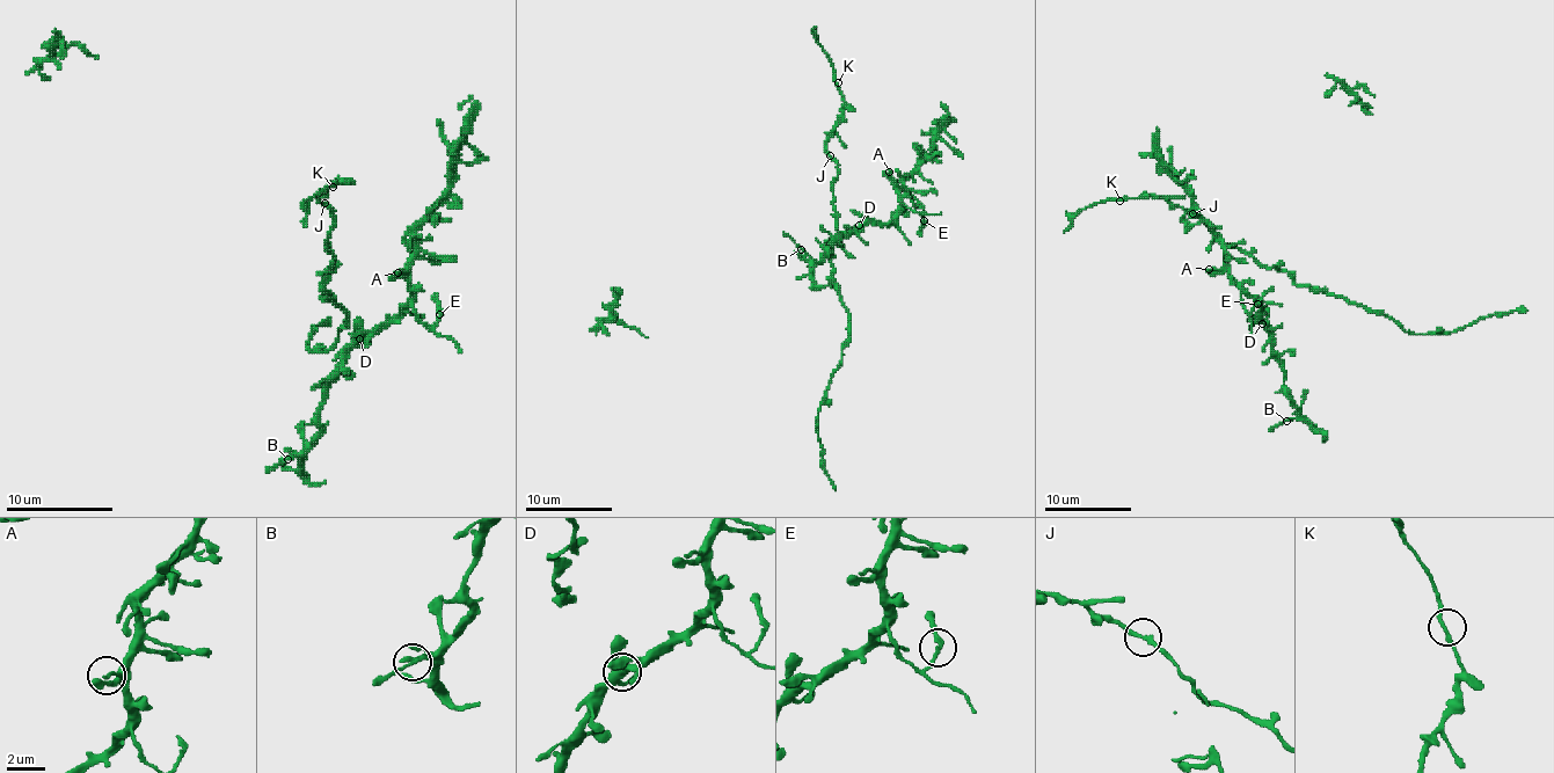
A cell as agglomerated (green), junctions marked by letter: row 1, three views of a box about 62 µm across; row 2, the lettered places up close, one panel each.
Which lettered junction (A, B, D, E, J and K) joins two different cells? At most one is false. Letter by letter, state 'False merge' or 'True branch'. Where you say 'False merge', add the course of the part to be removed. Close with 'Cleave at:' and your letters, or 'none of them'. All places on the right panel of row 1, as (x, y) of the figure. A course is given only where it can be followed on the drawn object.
A: True branch
B: True branch
D: True branch
E: True branch
J: True branch
K: True branch
Cleave at: none of them

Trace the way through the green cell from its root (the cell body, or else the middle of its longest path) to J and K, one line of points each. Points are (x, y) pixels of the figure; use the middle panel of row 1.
J: (829, 242), (838, 234), (838, 212), (833, 205), (838, 162), (831, 157)
K: (829, 242), (838, 234), (833, 205), (838, 165), (826, 150), (826, 135), (844, 102), (838, 82)

